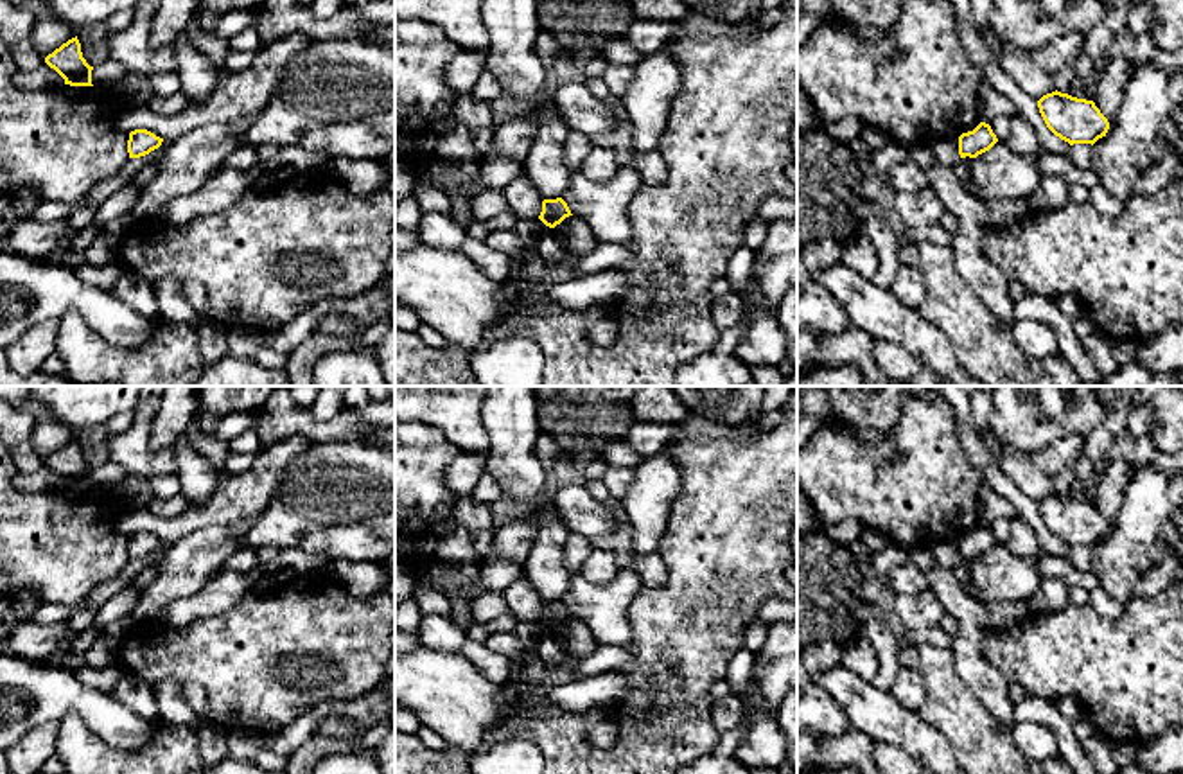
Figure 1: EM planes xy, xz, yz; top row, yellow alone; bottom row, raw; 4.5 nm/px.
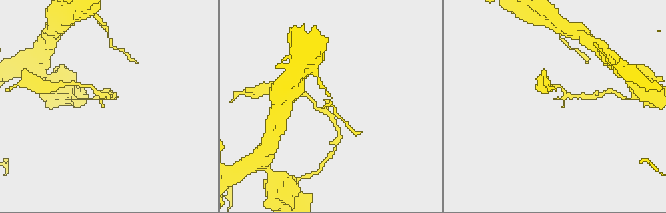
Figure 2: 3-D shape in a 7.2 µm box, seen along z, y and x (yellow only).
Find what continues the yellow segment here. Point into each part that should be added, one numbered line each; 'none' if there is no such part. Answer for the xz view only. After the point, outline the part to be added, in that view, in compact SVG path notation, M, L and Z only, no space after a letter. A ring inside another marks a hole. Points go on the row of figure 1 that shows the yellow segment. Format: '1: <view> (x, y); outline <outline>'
none

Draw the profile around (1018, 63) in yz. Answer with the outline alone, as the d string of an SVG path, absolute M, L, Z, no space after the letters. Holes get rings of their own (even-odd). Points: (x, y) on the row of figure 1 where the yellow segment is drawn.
M1005 45L1000 66L1034 101L1056 92L1054 77L1034 61L1030 52L1020 47Z

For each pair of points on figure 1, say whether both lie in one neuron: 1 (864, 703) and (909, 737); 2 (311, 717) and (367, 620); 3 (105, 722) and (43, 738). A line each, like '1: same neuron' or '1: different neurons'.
1: same neuron
2: different neurons
3: different neurons

